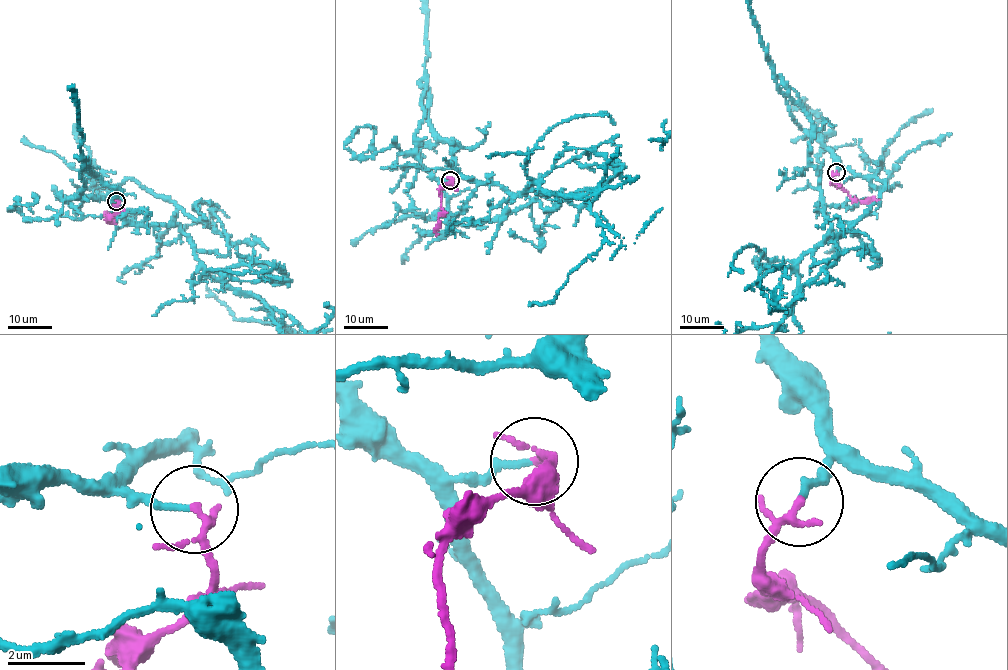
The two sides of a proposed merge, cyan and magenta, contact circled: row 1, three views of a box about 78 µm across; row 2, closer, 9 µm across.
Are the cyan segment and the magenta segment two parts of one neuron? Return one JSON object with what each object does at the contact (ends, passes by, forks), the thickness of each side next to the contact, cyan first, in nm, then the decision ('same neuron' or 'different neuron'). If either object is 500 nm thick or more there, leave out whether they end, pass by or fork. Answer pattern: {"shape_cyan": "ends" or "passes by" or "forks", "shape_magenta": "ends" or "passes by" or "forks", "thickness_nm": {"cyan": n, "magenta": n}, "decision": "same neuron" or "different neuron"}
{"shape_cyan": "ends", "shape_magenta": "passes by", "thickness_nm": {"cyan": 150, "magenta": 170}, "decision": "same neuron"}

